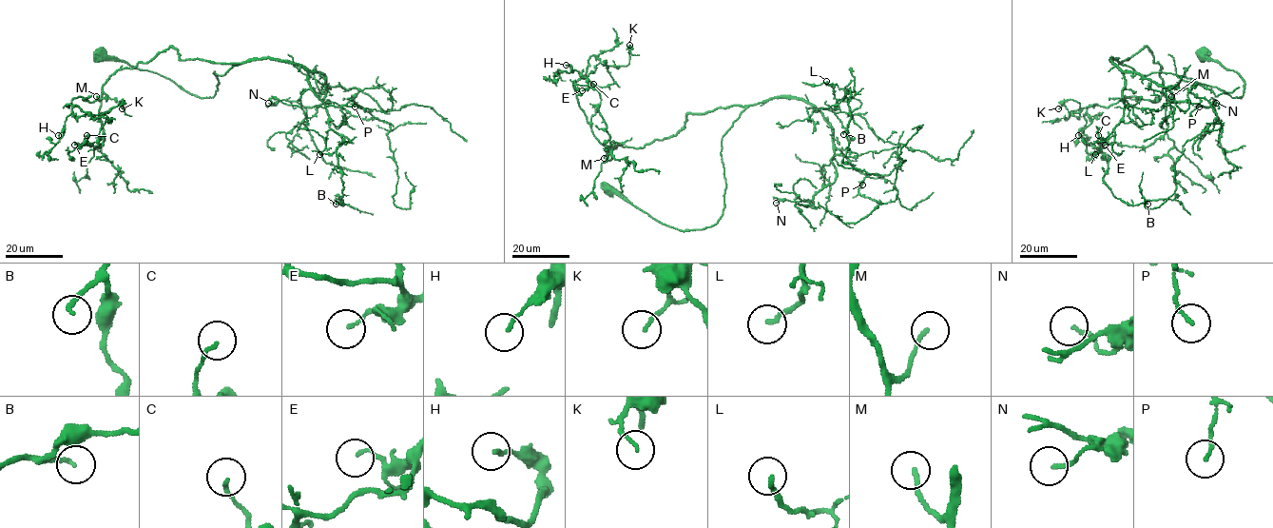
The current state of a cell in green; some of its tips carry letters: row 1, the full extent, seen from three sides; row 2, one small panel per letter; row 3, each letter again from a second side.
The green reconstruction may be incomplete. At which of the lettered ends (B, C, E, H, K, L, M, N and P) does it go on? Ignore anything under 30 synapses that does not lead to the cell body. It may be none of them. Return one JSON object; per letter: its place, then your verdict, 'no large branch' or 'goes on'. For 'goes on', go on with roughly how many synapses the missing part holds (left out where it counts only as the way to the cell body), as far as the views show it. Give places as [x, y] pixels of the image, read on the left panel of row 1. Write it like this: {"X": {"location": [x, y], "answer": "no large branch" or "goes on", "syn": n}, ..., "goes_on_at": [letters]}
{"B": {"location": [336, 204], "answer": "no large branch"}, "C": {"location": [86, 135], "answer": "no large branch"}, "E": {"location": [74, 145], "answer": "no large branch"}, "H": {"location": [58, 135], "answer": "no large branch"}, "K": {"location": [122, 108], "answer": "no large branch"}, "L": {"location": [319, 154], "answer": "no large branch"}, "M": {"location": [96, 96], "answer": "goes on", "syn": 50}, "N": {"location": [268, 103], "answer": "no large branch"}, "P": {"location": [355, 107], "answer": "no large branch"}, "goes_on_at": ["M"]}

